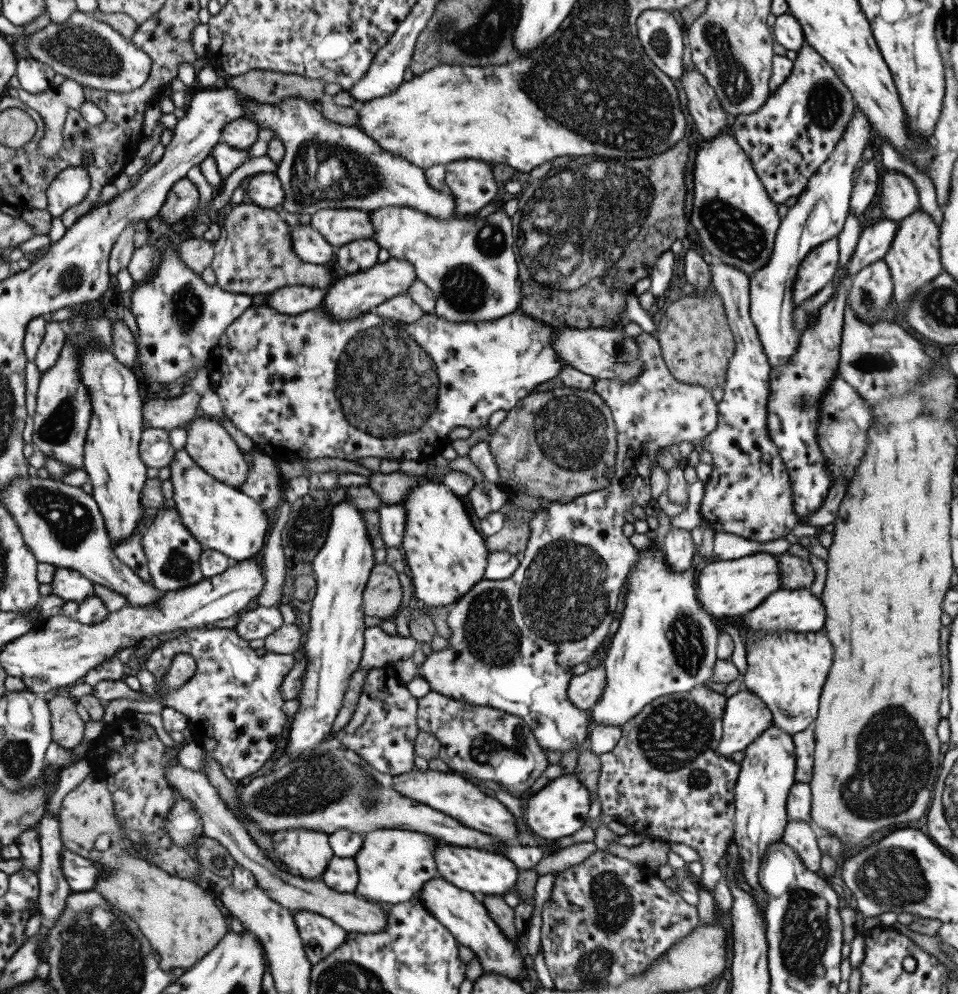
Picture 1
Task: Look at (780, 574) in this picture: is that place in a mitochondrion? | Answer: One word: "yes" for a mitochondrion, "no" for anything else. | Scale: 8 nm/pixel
no

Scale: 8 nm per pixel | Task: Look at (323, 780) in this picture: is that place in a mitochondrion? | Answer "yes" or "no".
yes

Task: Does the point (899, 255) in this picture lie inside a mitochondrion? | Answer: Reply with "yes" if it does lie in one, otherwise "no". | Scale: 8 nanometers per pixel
no

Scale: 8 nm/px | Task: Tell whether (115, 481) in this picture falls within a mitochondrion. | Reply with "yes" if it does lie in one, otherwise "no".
no

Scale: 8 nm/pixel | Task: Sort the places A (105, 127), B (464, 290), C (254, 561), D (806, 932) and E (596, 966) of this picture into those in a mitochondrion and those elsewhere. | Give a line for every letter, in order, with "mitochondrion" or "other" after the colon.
A: other
B: mitochondrion
C: other
D: mitochondrion
E: mitochondrion

